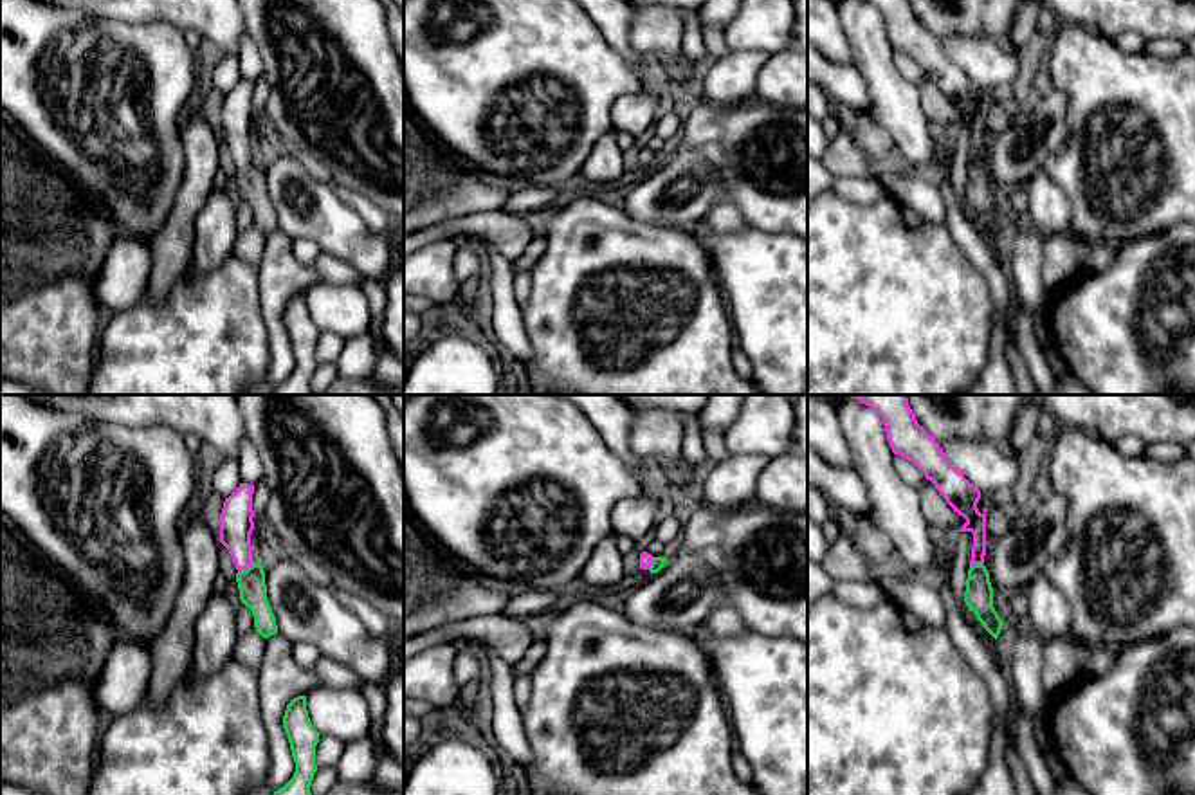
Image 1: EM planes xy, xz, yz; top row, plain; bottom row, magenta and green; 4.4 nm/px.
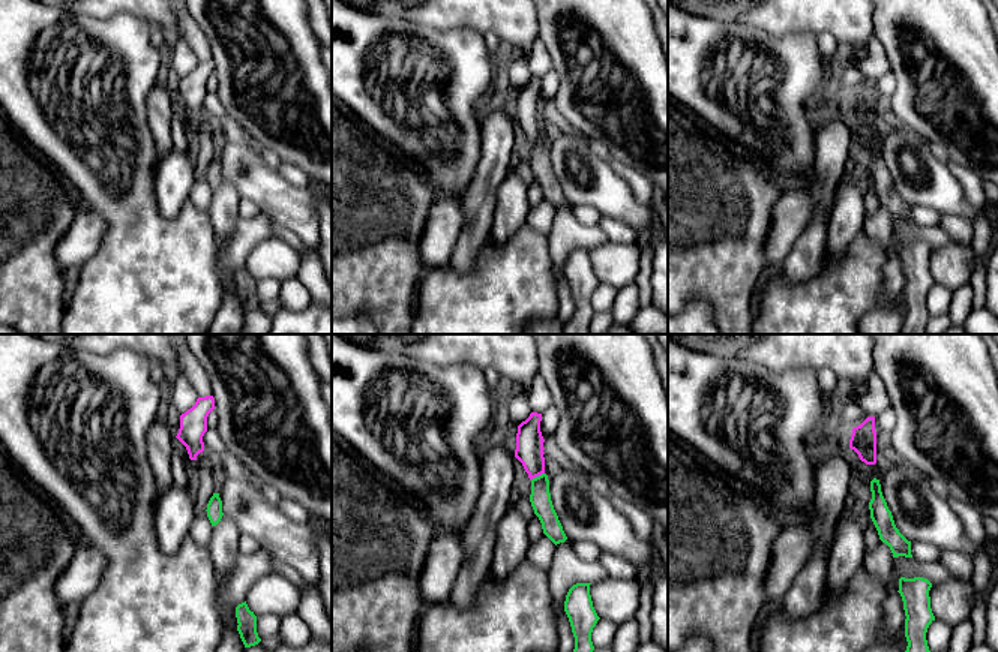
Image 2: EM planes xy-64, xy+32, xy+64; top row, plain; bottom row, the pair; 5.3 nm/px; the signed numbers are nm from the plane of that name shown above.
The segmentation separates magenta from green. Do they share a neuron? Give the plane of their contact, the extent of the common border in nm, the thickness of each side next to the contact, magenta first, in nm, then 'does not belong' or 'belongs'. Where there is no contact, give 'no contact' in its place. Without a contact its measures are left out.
xy | 90 nm | 150/130 nm | belongs

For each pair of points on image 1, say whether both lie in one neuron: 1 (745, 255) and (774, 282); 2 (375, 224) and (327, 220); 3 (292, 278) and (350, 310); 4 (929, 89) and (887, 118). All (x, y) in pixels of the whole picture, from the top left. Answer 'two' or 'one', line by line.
1: one
2: two
3: two
4: two

